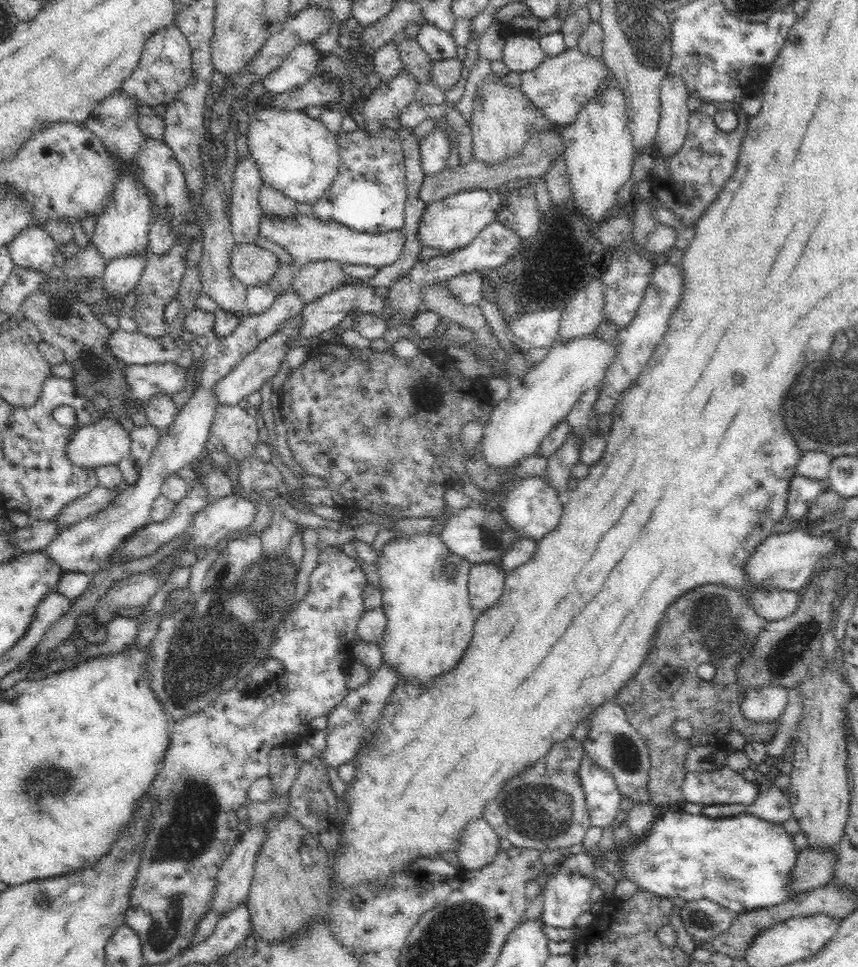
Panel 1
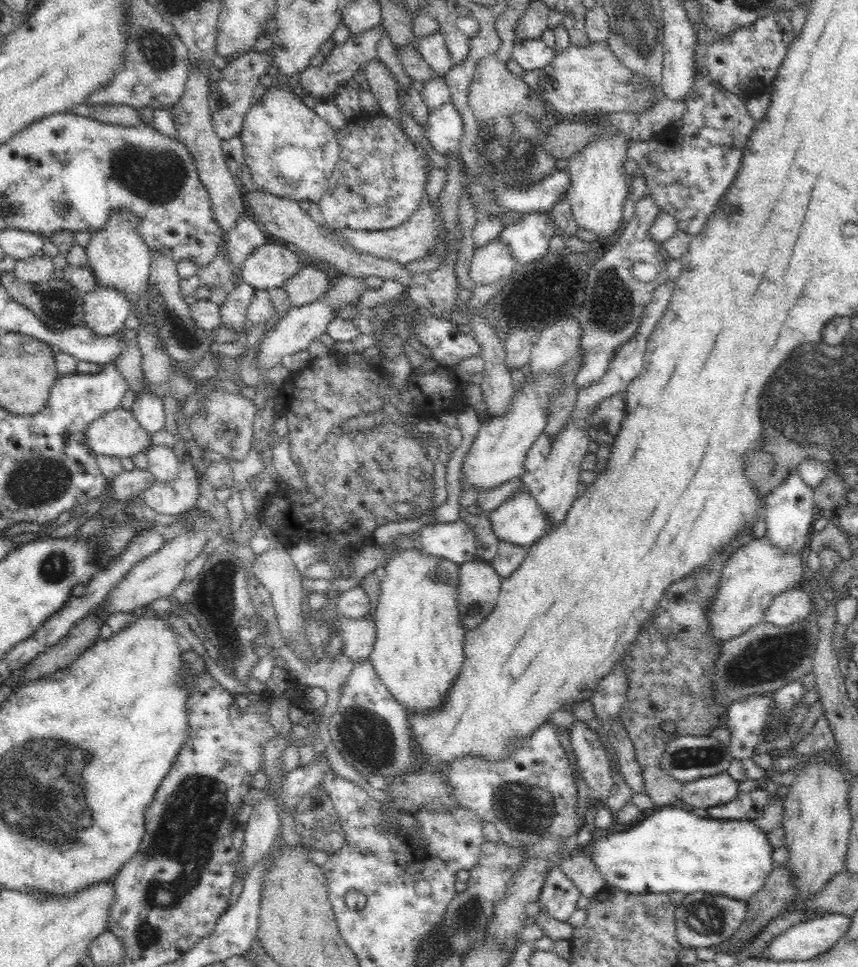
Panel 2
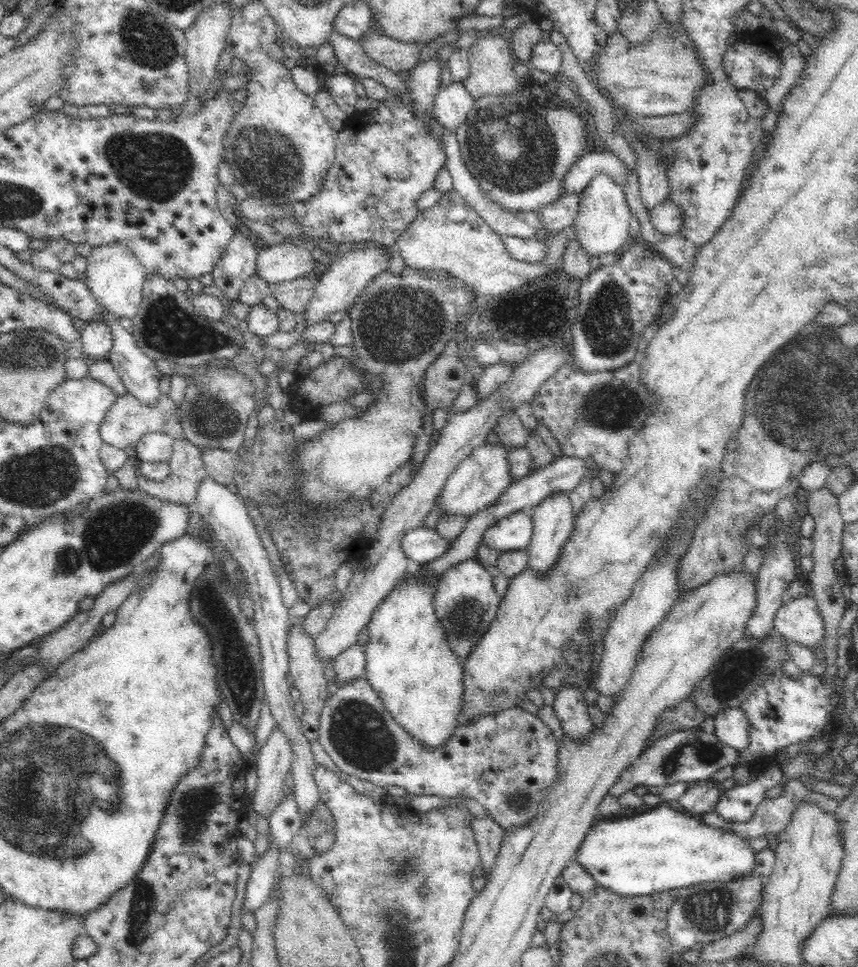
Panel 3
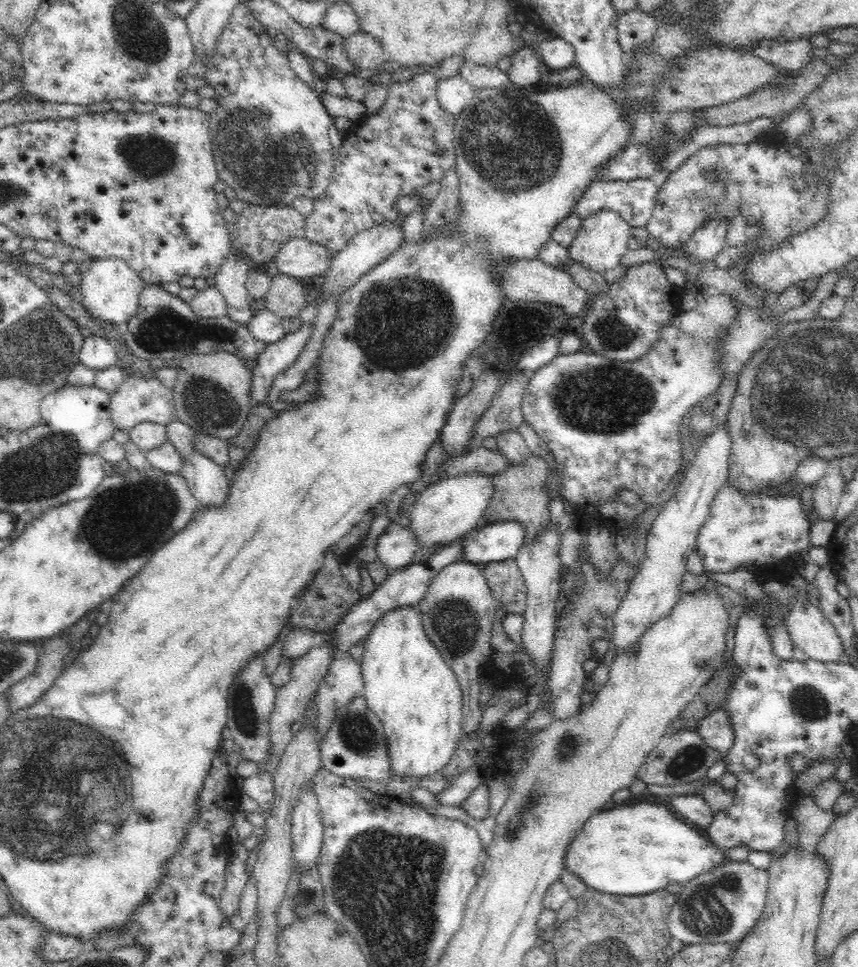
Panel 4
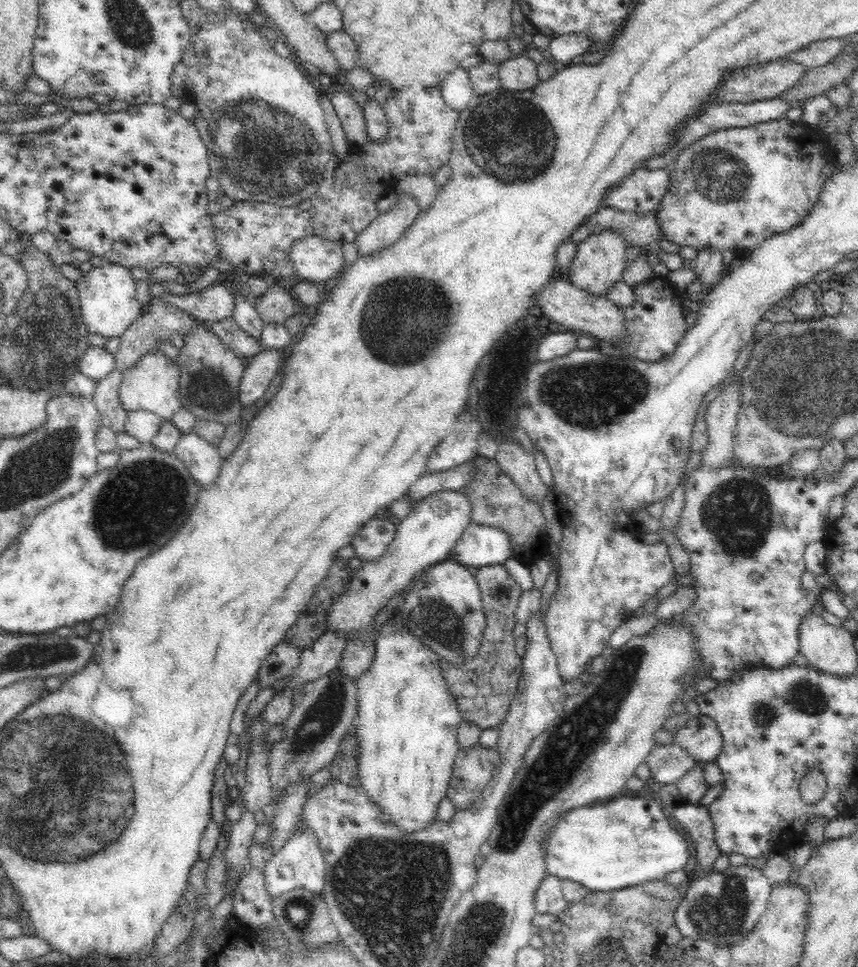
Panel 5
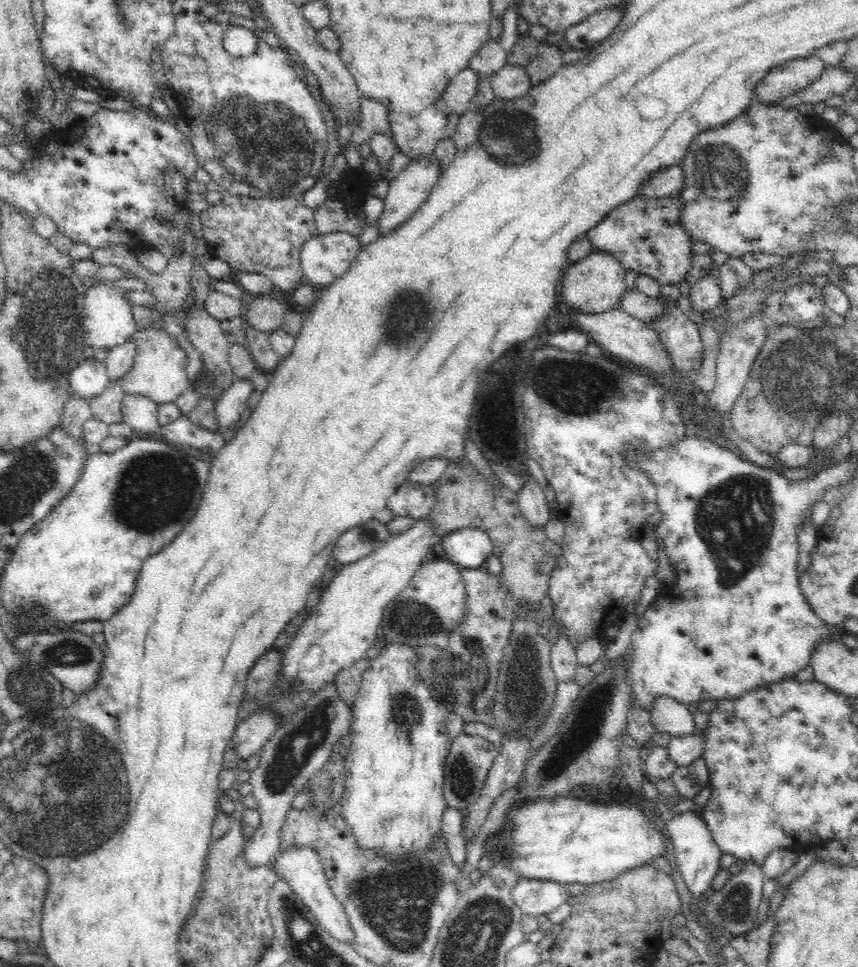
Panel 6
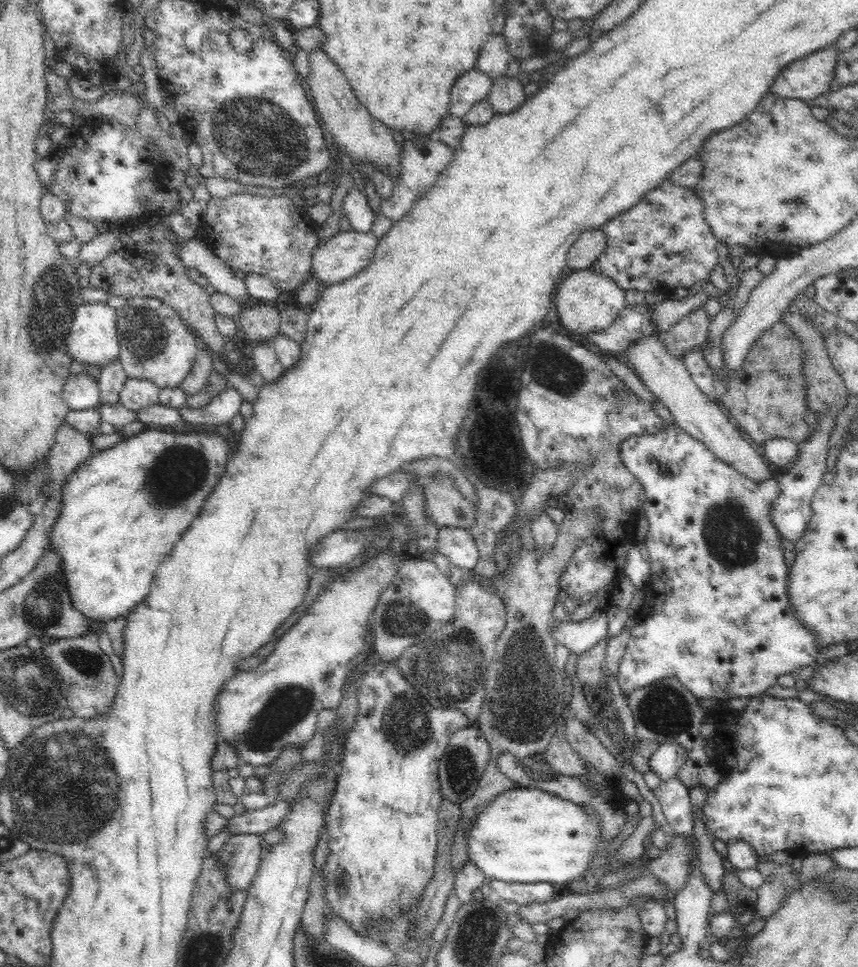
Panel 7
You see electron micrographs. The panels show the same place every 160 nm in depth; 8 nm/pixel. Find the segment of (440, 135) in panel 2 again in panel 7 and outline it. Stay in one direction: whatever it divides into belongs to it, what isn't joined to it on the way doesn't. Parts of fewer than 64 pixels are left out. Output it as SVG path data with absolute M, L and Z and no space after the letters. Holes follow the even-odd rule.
M477 68L462 74L450 90L449 113L451 116L464 118L474 104L487 98L493 79L484 75Z

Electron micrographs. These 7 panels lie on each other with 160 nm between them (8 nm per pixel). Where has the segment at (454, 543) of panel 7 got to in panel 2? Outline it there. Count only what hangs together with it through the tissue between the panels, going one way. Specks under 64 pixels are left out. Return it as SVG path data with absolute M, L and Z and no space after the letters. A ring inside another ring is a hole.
M518 490L496 509L488 512L499 541L530 548L550 528L550 521L528 490Z

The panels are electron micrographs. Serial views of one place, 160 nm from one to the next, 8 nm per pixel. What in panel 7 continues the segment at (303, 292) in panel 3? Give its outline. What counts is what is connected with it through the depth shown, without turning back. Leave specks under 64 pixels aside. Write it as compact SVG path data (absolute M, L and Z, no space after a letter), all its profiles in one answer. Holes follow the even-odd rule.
M259 302L243 305L234 317L245 340L267 341L280 334L281 319L274 303Z

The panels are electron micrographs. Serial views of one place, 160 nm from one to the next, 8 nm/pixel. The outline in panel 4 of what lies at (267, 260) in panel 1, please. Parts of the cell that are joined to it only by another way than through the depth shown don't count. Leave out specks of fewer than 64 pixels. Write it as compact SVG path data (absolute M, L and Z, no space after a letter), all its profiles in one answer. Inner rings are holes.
M304 237L293 238L283 244L274 261L277 274L305 281L313 276L324 277L332 258L333 252L324 245L310 242Z

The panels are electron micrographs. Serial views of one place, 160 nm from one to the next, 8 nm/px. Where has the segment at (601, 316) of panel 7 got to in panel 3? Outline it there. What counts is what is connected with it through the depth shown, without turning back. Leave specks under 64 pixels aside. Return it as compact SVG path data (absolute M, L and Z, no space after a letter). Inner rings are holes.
M599 173L590 180L590 183L580 192L578 200L578 214L574 219L576 239L590 257L600 254L618 253L630 241L629 224L633 214L627 205L627 198L623 185L618 185L610 175Z

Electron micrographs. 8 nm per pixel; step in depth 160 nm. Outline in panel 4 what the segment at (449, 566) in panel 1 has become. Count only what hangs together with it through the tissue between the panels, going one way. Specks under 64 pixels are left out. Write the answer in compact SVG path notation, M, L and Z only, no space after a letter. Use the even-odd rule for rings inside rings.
M416 605L384 612L362 645L364 695L382 721L391 769L403 780L435 776L454 754L458 736L463 732L463 692L456 673L425 633Z

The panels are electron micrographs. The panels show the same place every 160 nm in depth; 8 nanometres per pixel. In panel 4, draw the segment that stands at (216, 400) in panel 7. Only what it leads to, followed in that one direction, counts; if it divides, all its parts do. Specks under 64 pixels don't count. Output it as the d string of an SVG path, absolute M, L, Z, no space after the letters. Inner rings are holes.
M303 324L296 332L286 333L280 340L266 345L256 359L251 386L252 404L262 404L278 372L292 366L312 336L314 325Z

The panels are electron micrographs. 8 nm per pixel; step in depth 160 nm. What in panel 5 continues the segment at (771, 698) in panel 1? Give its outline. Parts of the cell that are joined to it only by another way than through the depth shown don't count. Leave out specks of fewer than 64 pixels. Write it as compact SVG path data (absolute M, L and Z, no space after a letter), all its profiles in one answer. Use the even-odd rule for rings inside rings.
M700 713L676 731L675 742L703 763L715 760L722 748L723 736L714 719Z

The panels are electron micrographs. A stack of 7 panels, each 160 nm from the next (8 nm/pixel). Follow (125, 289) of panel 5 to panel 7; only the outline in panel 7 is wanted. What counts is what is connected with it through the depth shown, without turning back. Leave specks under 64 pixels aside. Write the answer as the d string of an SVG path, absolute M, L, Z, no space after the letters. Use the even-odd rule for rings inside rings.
M107 301L84 302L74 313L73 320L70 333L66 334L67 350L73 360L104 368L108 362L119 358L117 310Z

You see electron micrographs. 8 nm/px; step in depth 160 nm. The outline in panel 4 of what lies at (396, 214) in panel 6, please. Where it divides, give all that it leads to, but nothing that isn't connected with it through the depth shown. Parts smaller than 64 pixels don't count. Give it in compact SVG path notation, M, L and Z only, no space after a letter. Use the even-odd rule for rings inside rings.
M382 223L381 225L373 226L353 236L342 250L333 253L330 268L324 274L322 292L318 301L323 301L332 295L336 295L339 298L343 292L353 287L361 279L361 276L364 276L369 270L388 259L400 246L402 228L403 225L398 225L398 223Z

